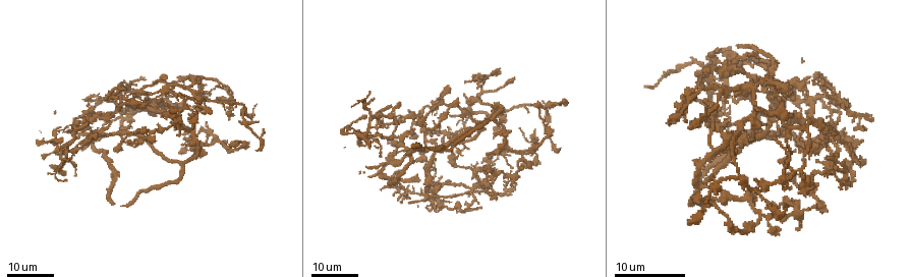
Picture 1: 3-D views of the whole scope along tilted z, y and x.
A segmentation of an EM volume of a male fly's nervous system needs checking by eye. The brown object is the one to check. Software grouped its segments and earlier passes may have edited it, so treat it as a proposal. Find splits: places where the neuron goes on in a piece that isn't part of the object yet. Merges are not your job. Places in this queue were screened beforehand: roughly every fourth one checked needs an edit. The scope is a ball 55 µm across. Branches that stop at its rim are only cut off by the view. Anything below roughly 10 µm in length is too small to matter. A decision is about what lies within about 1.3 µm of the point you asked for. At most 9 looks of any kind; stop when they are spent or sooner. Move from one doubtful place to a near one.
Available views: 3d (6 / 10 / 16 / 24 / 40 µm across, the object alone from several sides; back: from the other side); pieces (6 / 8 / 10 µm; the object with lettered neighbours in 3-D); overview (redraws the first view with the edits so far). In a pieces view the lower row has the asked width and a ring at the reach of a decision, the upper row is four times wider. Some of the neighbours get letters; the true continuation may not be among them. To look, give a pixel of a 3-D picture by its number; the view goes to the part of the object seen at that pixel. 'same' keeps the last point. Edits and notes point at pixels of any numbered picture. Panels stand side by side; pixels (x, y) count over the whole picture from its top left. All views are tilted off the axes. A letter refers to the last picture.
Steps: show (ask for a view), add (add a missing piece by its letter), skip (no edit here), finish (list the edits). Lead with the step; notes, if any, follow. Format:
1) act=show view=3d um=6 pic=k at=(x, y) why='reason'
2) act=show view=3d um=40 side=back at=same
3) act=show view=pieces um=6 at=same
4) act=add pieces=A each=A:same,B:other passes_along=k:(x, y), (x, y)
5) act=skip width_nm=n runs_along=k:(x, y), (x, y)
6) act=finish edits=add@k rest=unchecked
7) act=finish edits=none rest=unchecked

act=show view=3d um=24 pic=1 at=(421, 123) why='branch stops here'

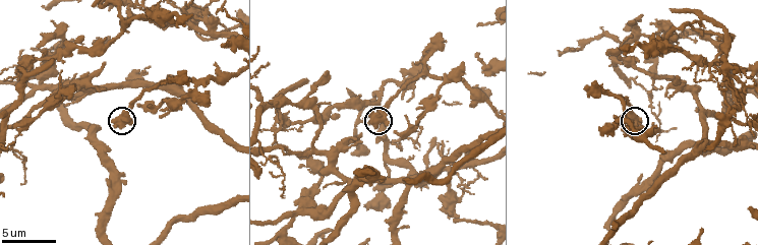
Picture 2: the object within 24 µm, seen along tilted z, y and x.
act=show view=pieces um=10 pic=2 at=(373, 123)

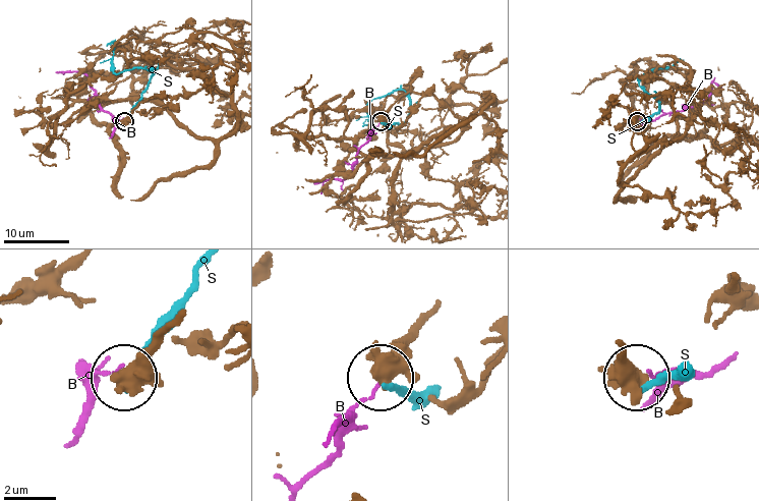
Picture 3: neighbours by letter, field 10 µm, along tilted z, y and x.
act=skip width_nm=600 each=B:other,S:other runs_along=3:(436, 310), (384, 376) found='none of them fits'

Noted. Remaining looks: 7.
act=show view=pieces um=8 pic=2 at=(190, 14) why='free end'

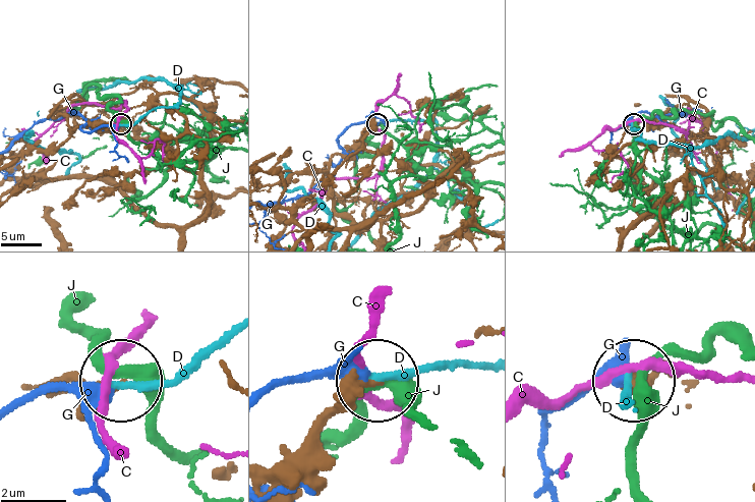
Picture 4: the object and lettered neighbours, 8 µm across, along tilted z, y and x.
act=skip each=C:other,D:other,G:other,J:other found='no lettered piece goes on from it'

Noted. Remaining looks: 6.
act=show view=3d um=16 pic=1 at=(235, 143) why='free end'

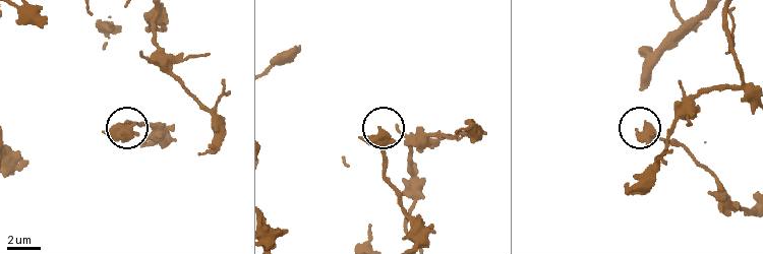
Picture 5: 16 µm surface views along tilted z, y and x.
act=show view=pieces um=6 pic=5 at=(124, 136) why='what lies round it'

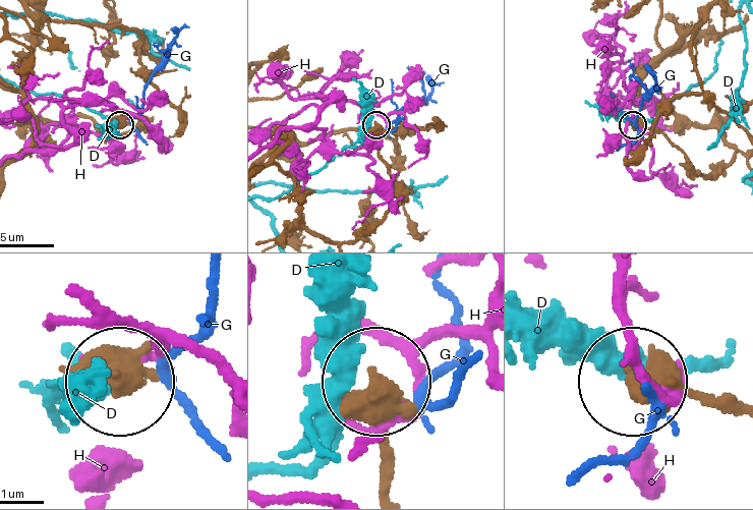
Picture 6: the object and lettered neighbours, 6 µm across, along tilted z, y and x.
act=skip each=D:other,G:other,H:other found='none of them fits'

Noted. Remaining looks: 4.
act=show view=3d um=6 pic=2 at=(39, 46) why='branch stops here'

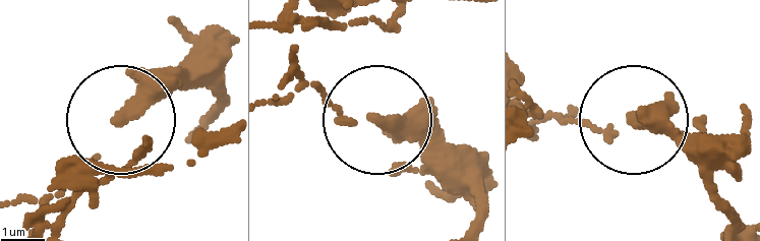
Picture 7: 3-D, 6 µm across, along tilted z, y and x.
act=show view=pieces um=8 pic=7 at=(632, 121)

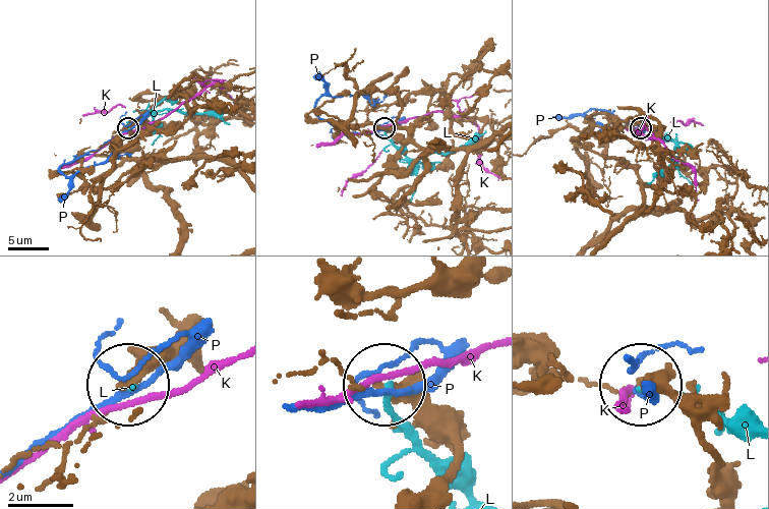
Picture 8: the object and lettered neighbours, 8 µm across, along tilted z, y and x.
act=skip width_nm=270 each=K:other,L:other,P:other runs_along=8:(424, 492), (454, 442), (385, 389) found='no lettered piece goes on from it'

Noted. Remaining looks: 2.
act=finish edits=none rest=unchecked

